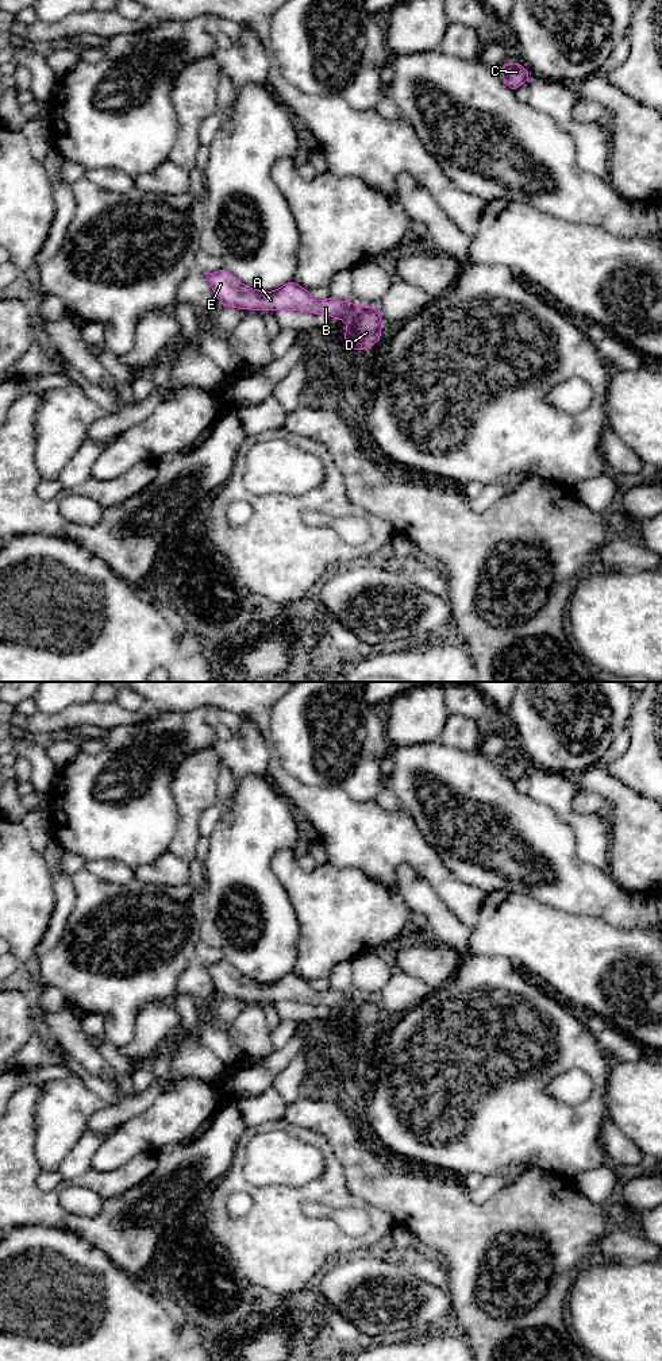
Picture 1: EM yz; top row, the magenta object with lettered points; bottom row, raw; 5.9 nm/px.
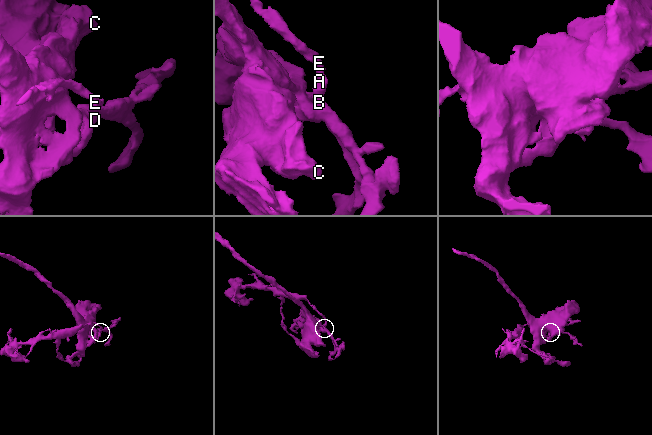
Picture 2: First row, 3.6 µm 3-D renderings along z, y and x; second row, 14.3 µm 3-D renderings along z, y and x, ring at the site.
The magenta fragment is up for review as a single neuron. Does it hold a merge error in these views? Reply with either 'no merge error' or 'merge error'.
merge error

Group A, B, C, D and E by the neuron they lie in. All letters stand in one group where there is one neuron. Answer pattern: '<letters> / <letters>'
A B E / C D

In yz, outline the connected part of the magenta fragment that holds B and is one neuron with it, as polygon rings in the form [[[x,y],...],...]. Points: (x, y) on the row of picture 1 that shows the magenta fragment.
[[[222,269],[204,273],[220,305],[240,311],[299,311],[313,315],[328,315],[332,319],[347,321],[355,309],[353,301],[339,301],[331,297],[315,300],[311,292],[295,281],[286,282],[273,292],[259,292],[246,286],[238,278]]]

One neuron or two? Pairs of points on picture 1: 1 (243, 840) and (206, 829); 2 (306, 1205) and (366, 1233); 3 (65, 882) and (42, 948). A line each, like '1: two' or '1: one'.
1: two
2: one
3: one

